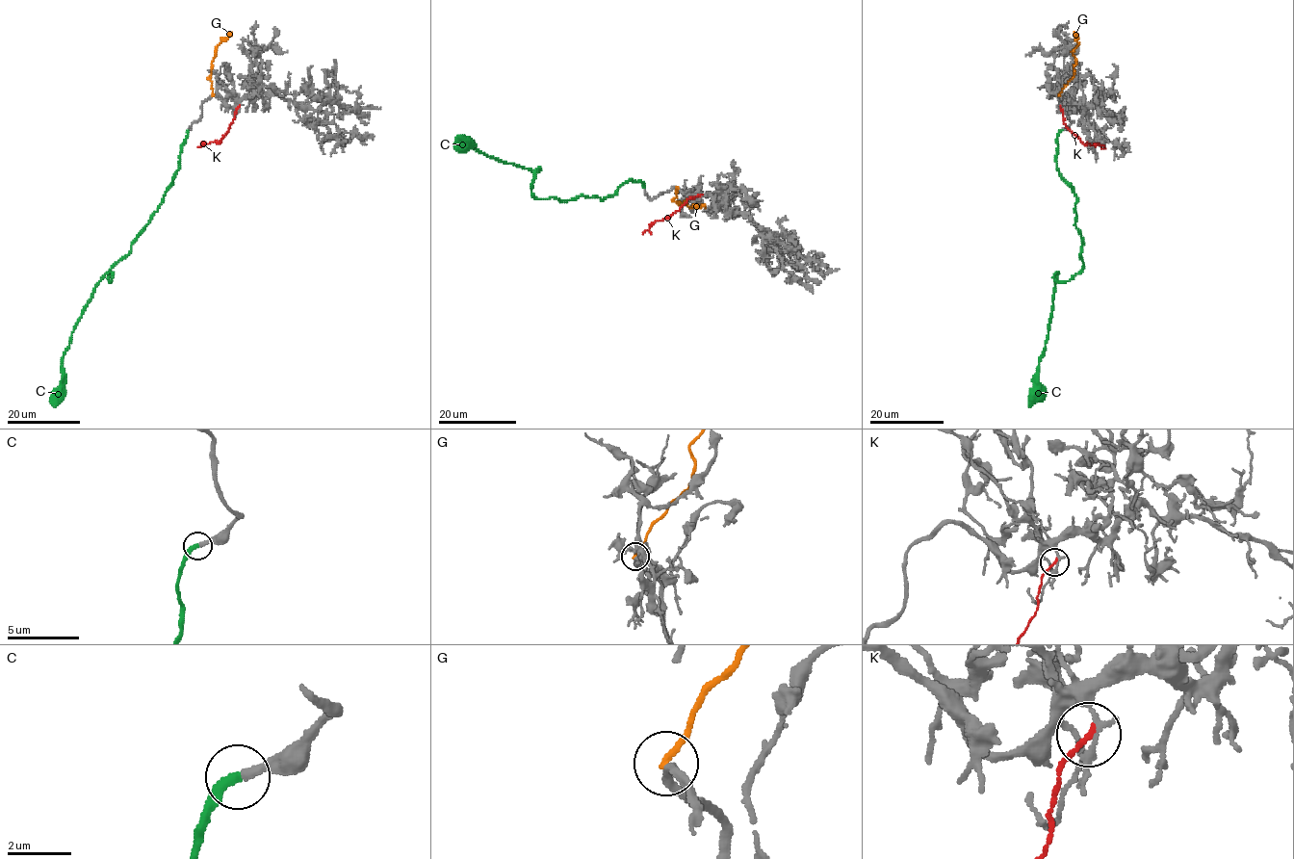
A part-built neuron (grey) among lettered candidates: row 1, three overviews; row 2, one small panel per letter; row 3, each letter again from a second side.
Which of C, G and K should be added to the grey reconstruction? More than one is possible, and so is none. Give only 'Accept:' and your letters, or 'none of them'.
Accept: C

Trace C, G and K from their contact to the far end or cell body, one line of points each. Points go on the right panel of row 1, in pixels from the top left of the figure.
C: (1062, 129), (1056, 168), (1076, 196), (1083, 268), (1069, 280), (1053, 275), (1058, 272), (1028, 406)
G: (1059, 95), (1074, 73), (1076, 60), (1073, 50), (1078, 42), (1076, 32)
K: (1061, 107), (1065, 125), (1084, 144), (1099, 144), (1105, 148)

